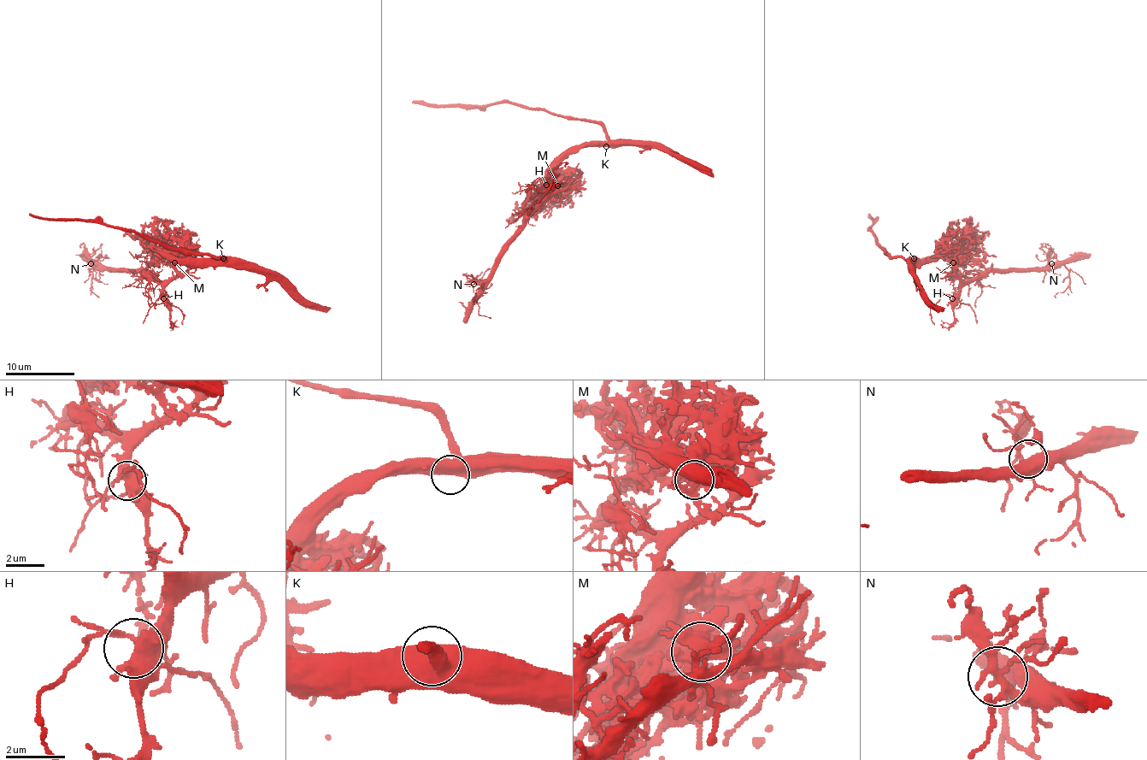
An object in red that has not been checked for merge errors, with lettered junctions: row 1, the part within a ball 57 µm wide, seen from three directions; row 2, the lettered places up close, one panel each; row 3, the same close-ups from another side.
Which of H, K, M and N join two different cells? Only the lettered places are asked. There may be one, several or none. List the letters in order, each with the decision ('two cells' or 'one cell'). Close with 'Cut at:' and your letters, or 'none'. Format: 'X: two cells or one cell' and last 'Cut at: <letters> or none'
H: one cell
K: one cell
M: two cells
N: one cell
Cut at: M

